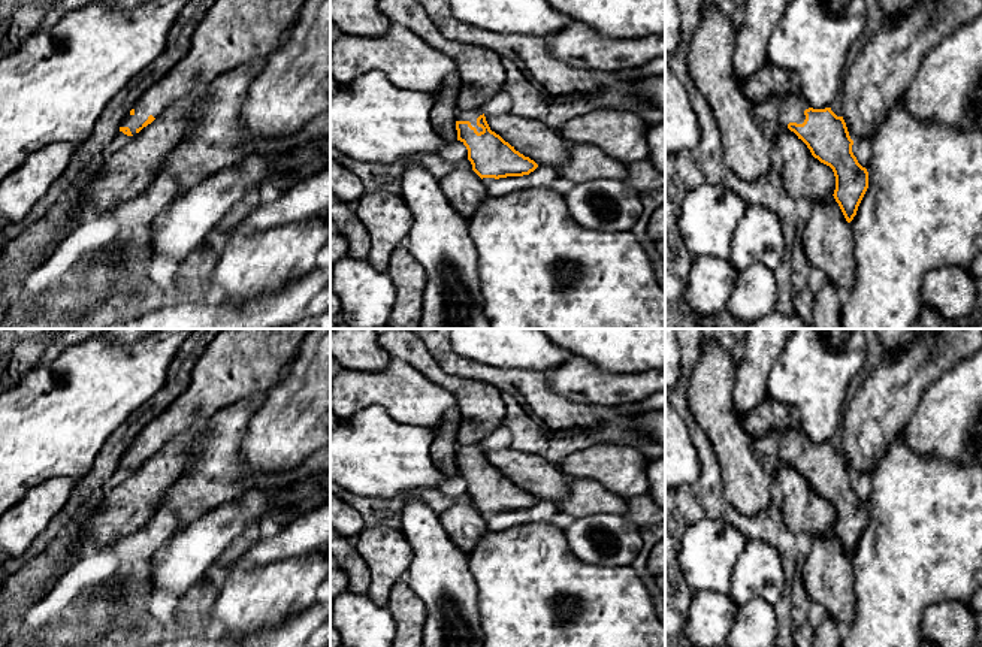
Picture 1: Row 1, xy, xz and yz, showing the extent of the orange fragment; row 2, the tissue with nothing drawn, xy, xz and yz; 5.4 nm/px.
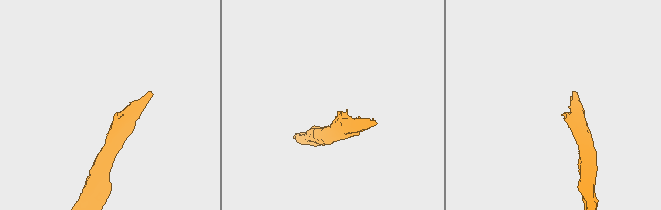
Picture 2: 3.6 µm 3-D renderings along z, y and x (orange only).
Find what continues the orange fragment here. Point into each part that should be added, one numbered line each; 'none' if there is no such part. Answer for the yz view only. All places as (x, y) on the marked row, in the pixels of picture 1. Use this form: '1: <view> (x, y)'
1: yz (791, 109)

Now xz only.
1: xz (471, 115)

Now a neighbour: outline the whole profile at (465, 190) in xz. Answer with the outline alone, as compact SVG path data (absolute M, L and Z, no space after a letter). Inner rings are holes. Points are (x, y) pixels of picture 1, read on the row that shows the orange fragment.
M457 167L451 170L439 179L439 185L450 205L468 220L489 199L487 187L472 169Z

